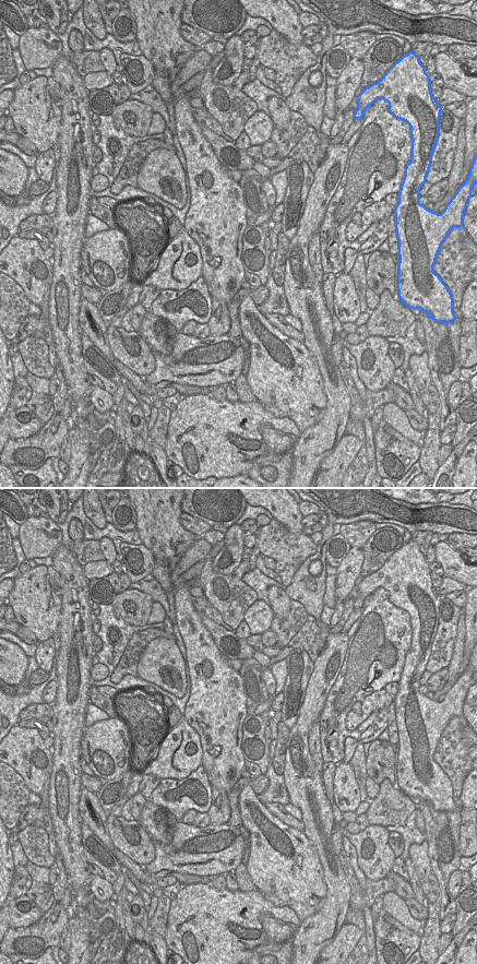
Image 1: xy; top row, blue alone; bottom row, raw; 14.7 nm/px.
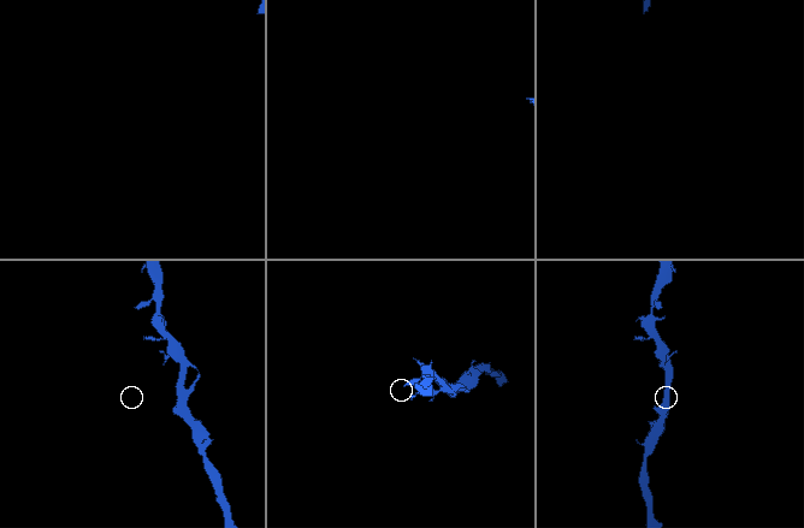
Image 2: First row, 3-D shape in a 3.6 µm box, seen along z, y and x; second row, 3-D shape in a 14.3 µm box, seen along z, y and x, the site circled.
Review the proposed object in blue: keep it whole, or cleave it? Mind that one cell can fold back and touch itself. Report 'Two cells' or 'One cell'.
One cell

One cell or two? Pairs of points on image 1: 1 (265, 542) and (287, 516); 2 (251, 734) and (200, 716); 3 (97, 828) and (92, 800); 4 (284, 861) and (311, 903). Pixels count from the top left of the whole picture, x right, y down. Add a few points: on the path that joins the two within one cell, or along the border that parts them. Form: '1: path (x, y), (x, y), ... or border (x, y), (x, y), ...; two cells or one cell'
1: border (273, 518), (290, 532), (301, 533); two cells
2: border (248, 715), (242, 725), (240, 746), (242, 757); two cells
3: path (99, 821), (93, 807); one cell
4: path (287, 871), (305, 893); one cell

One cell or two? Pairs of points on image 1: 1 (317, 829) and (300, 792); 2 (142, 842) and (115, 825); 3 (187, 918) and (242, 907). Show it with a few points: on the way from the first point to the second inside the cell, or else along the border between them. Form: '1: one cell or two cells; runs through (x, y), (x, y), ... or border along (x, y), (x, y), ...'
1: one cell; runs through (317, 820), (317, 810), (309, 800)
2: one cell; runs through (134, 845), (122, 833)
3: one cell; runs through (201, 915), (228, 915)

